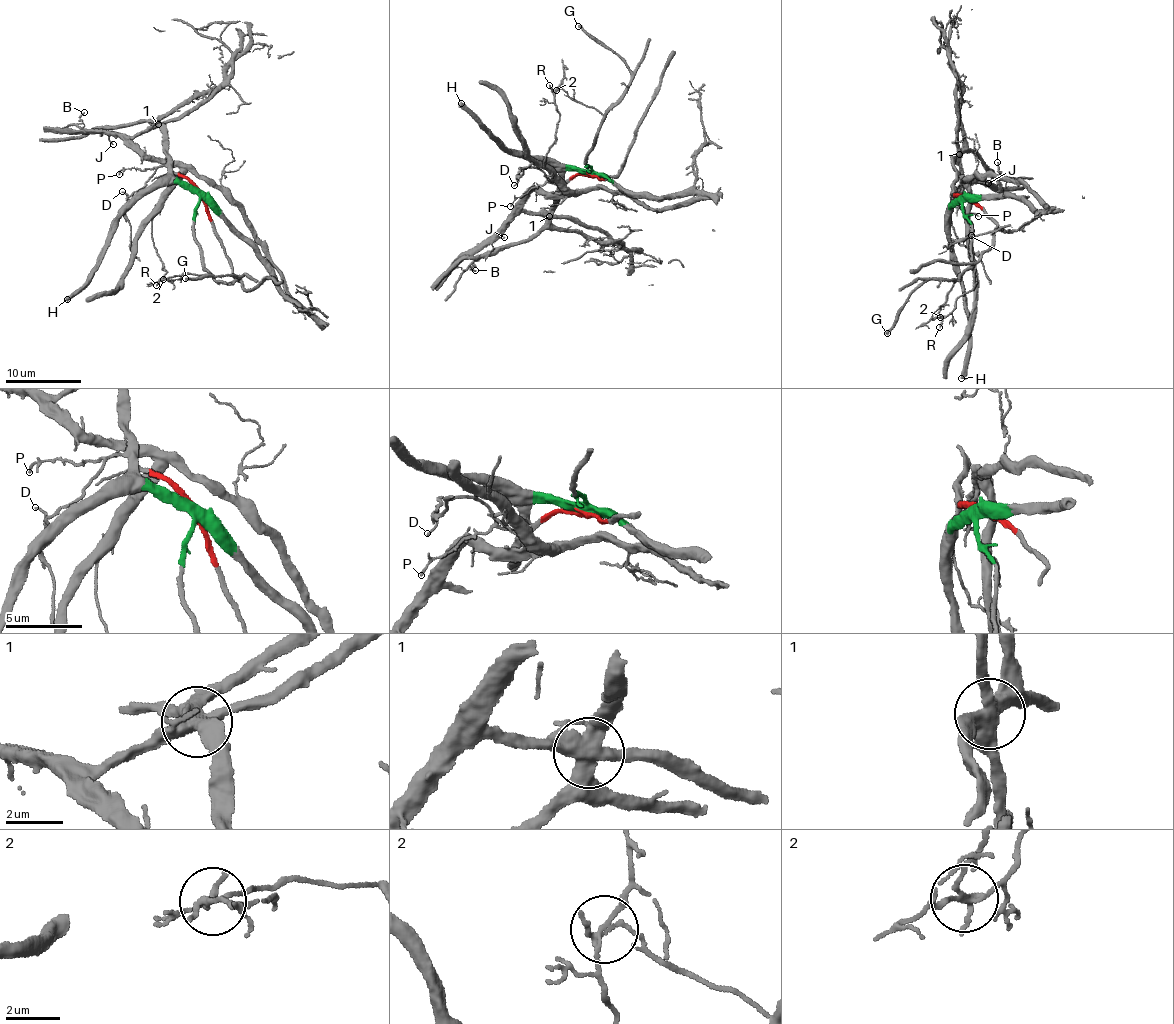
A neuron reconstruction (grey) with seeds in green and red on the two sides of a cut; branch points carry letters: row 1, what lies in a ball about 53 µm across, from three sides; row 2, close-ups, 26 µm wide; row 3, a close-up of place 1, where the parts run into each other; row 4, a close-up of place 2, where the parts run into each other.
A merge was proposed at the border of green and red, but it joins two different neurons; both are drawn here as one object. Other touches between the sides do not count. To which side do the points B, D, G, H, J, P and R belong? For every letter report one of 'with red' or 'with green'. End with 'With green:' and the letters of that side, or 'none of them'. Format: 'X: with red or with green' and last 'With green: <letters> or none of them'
B: with green
D: with green
G: with green
H: with green
J: with red
P: with green
R: with green
With green: B, D, G, H, P, R

